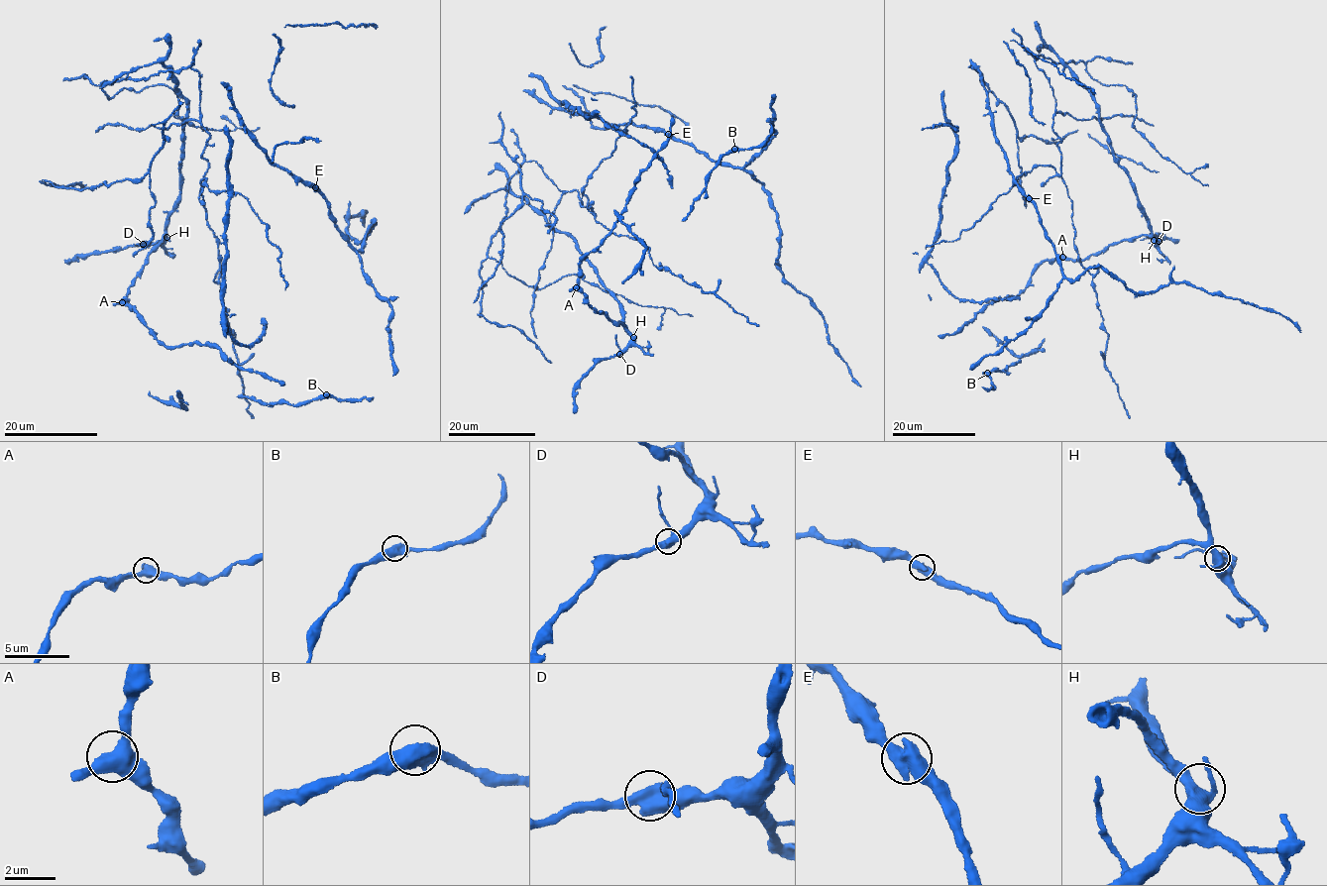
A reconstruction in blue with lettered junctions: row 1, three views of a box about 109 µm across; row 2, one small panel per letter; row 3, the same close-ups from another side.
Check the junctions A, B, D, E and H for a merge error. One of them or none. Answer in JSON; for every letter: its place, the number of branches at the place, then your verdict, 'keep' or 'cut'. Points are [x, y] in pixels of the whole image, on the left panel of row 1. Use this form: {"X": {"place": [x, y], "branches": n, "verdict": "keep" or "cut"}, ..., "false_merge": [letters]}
{"A": {"place": [122, 302], "branches": 3, "verdict": "keep"}, "B": {"place": [326, 394], "branches": 3, "verdict": "keep"}, "D": {"place": [143, 244], "branches": 3, "verdict": "keep"}, "E": {"place": [315, 187], "branches": 2, "verdict": "keep"}, "H": {"place": [166, 237], "branches": 3, "verdict": "keep"}, "false_merge": []}

